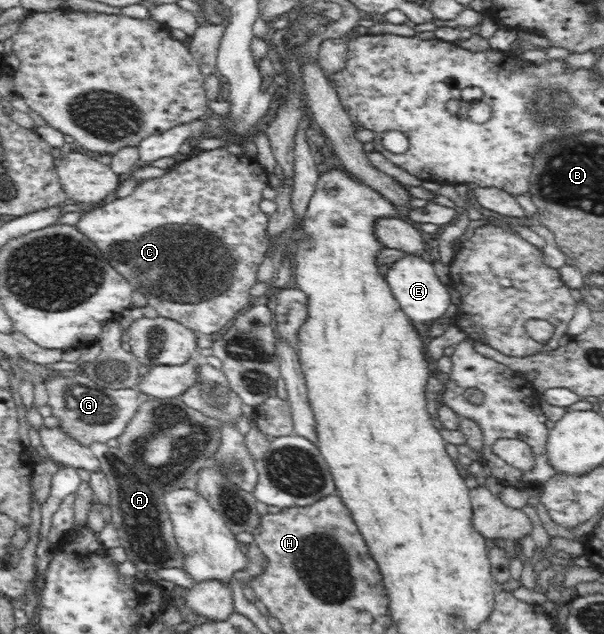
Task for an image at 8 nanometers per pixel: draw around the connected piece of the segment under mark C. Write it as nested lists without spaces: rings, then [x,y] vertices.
[[[226,146],[201,150],[185,161],[176,162],[161,177],[138,184],[130,195],[82,213],[76,227],[94,242],[135,290],[145,295],[159,316],[179,321],[198,334],[214,337],[228,321],[233,321],[240,309],[254,302],[249,289],[257,282],[256,273],[268,247],[269,215],[260,210],[260,201],[269,186],[269,176],[256,156],[249,153],[237,156]]]

